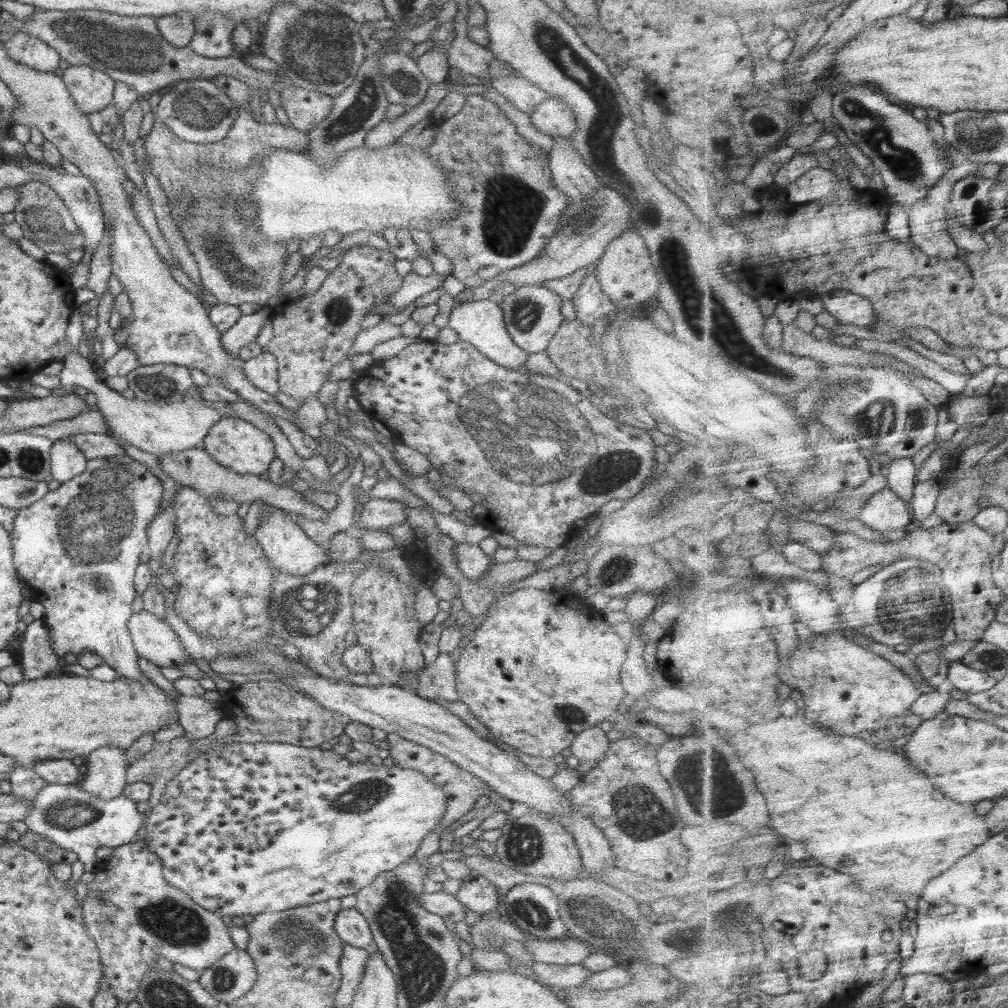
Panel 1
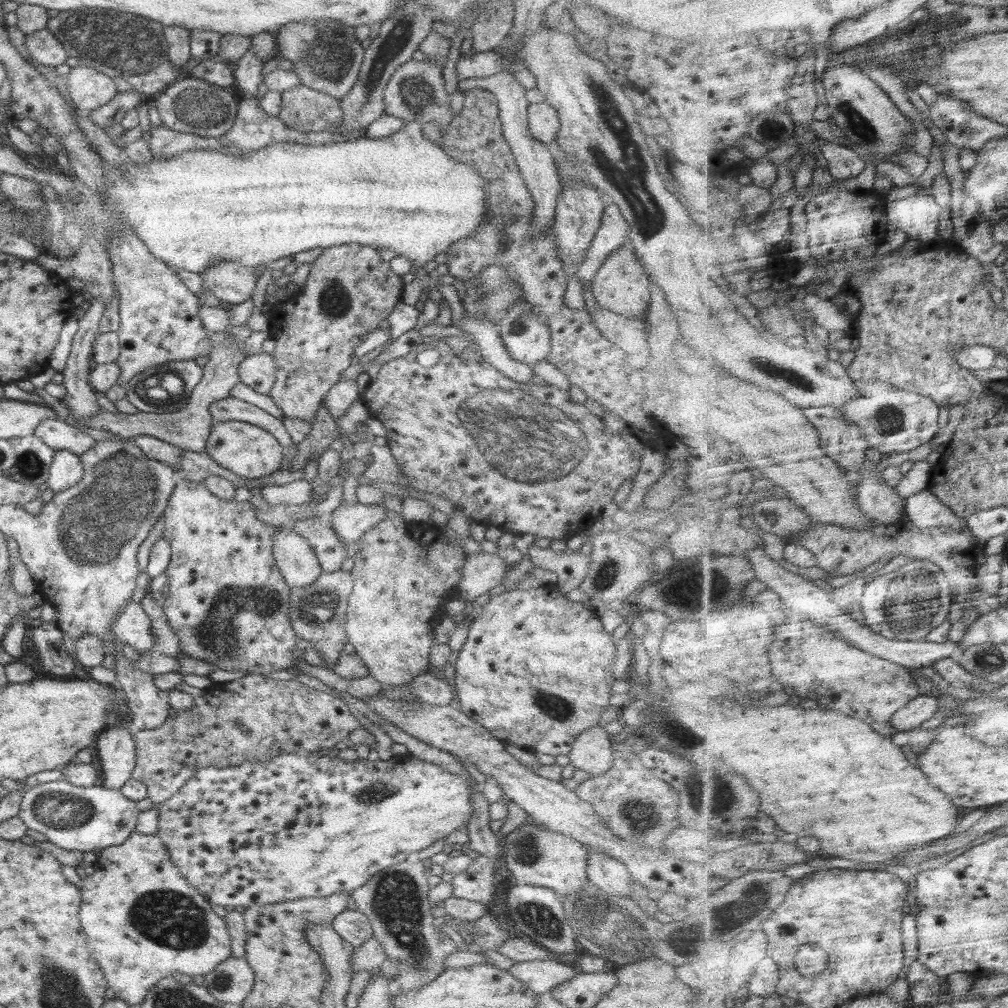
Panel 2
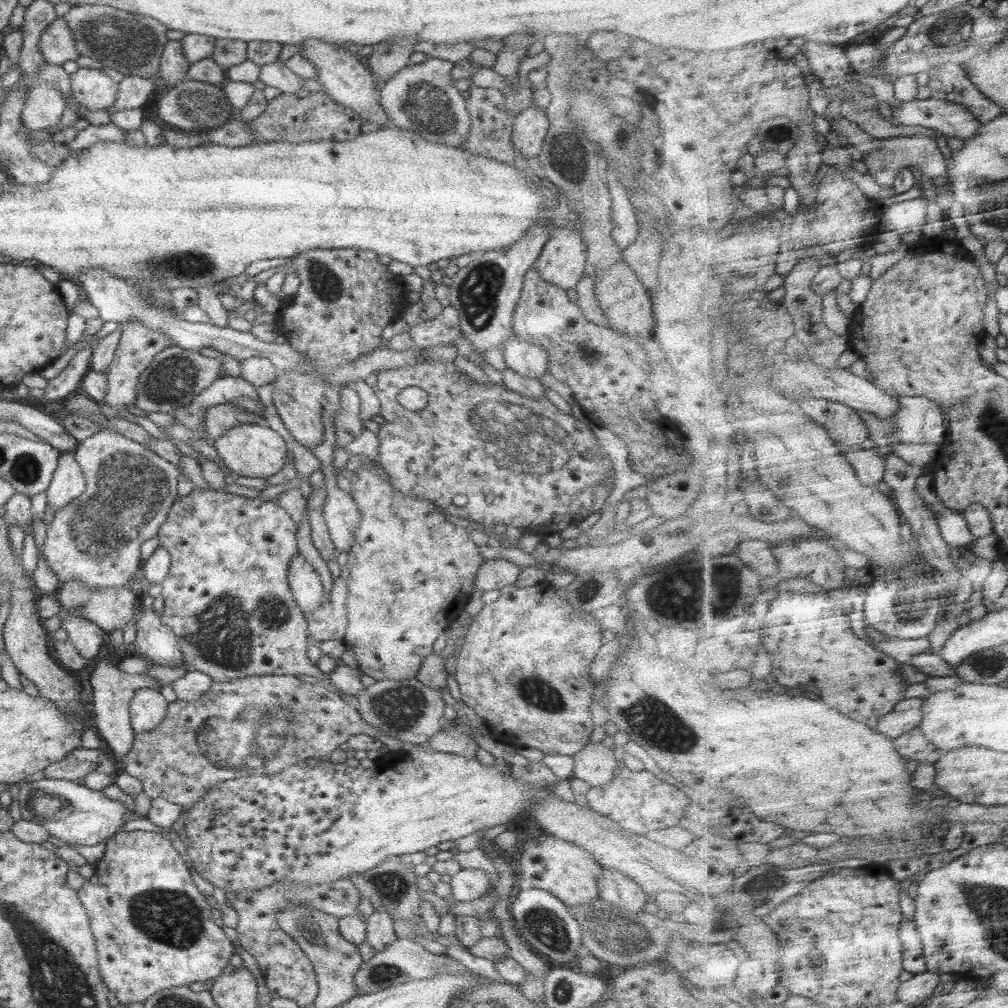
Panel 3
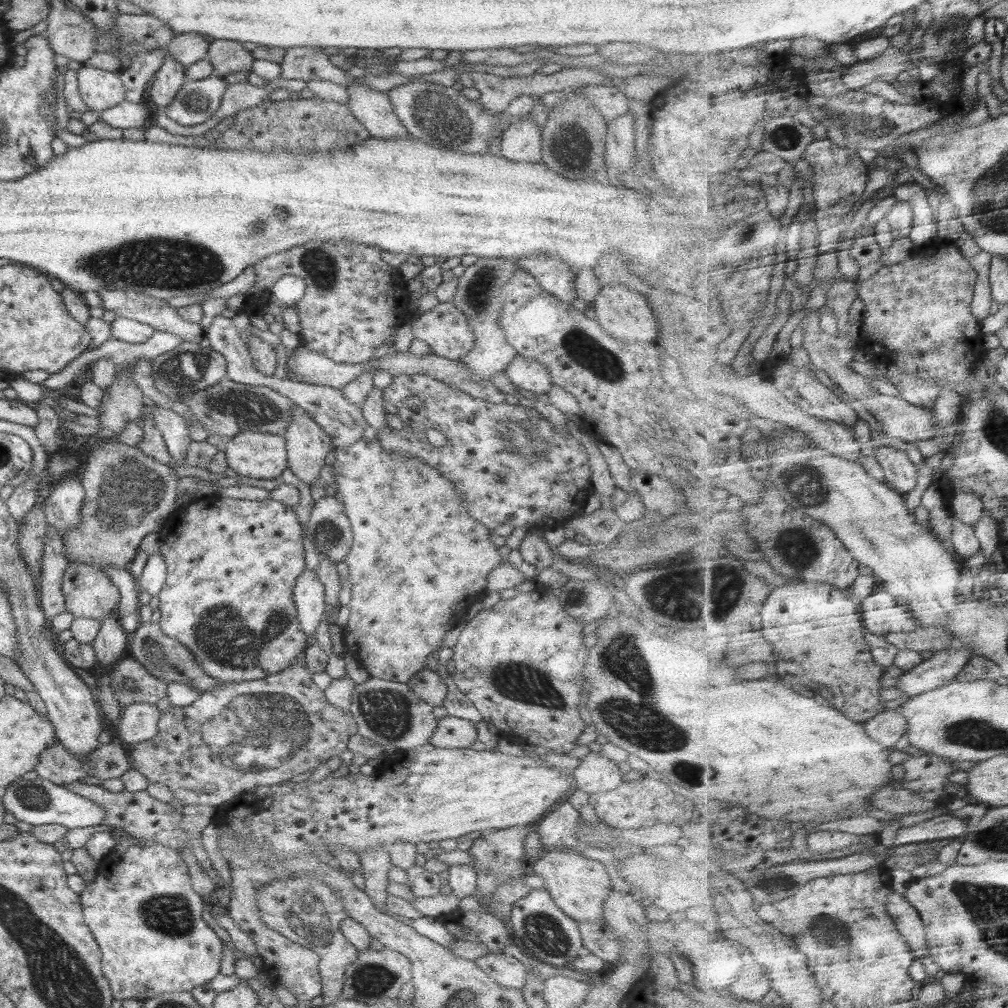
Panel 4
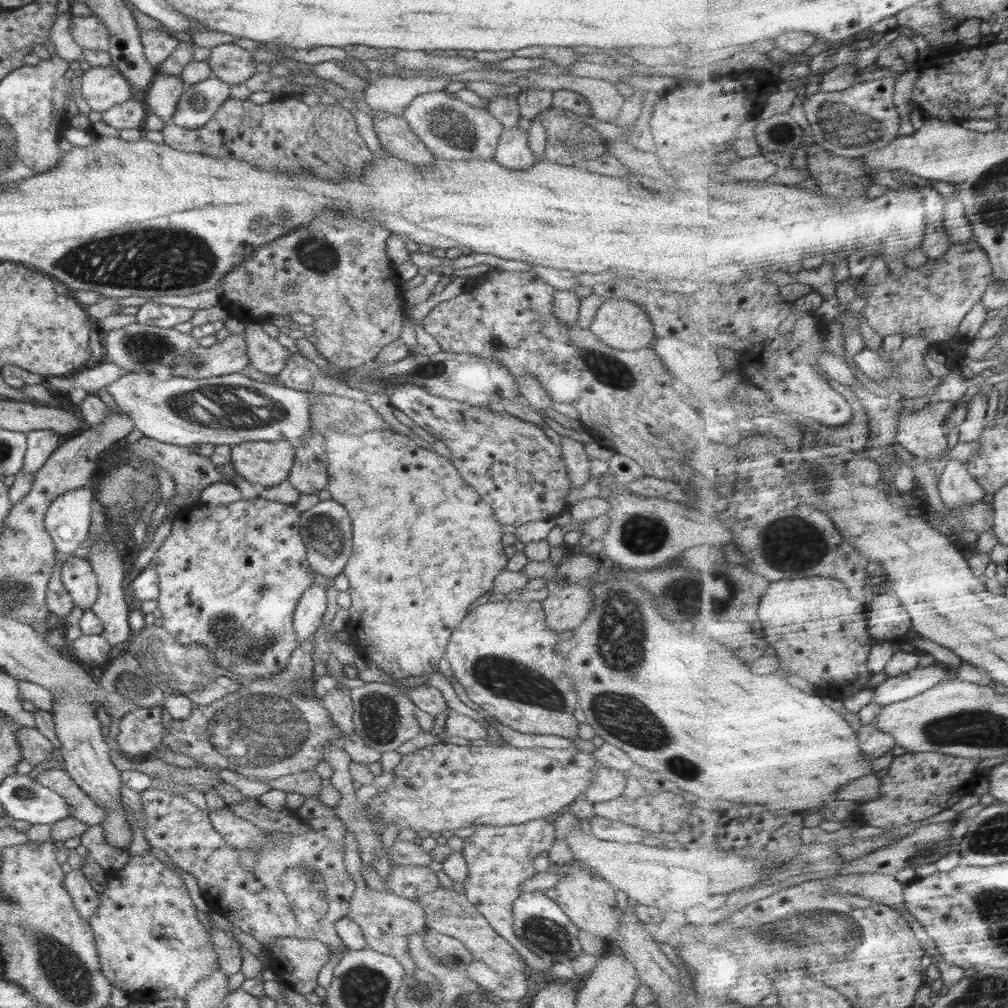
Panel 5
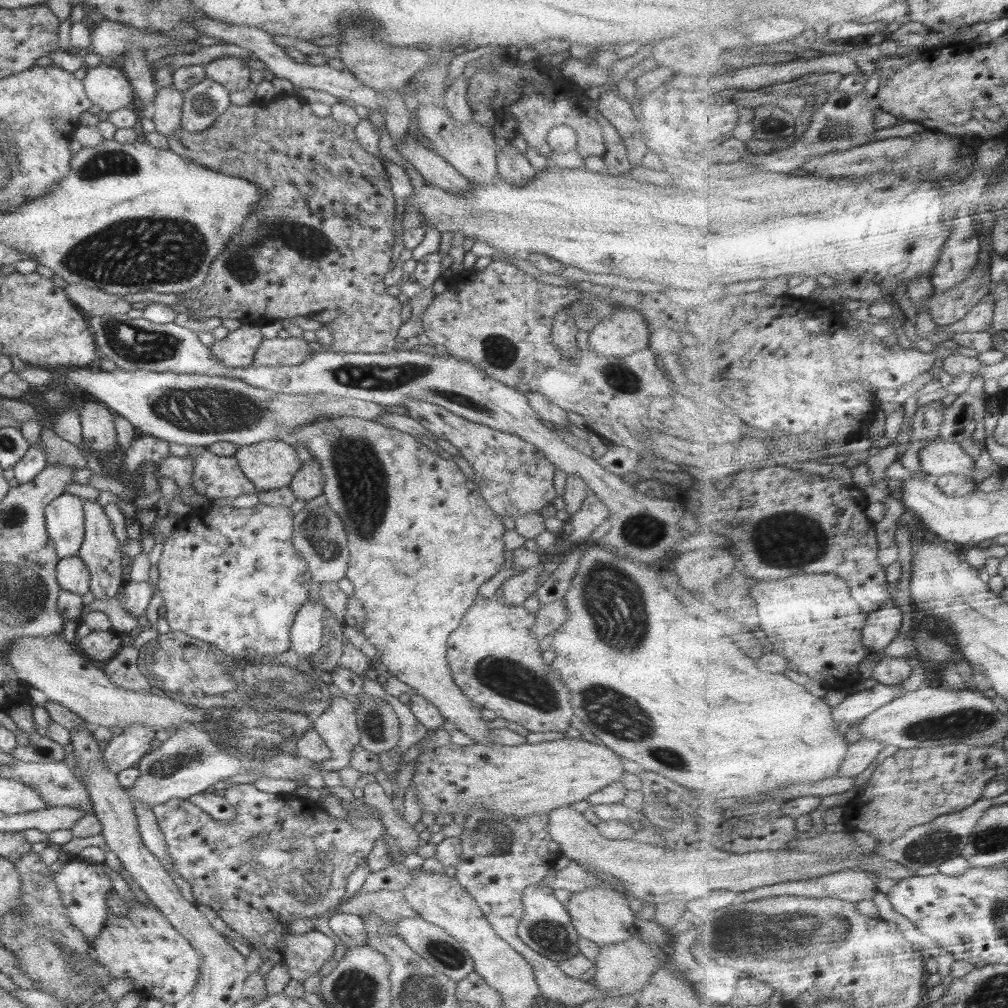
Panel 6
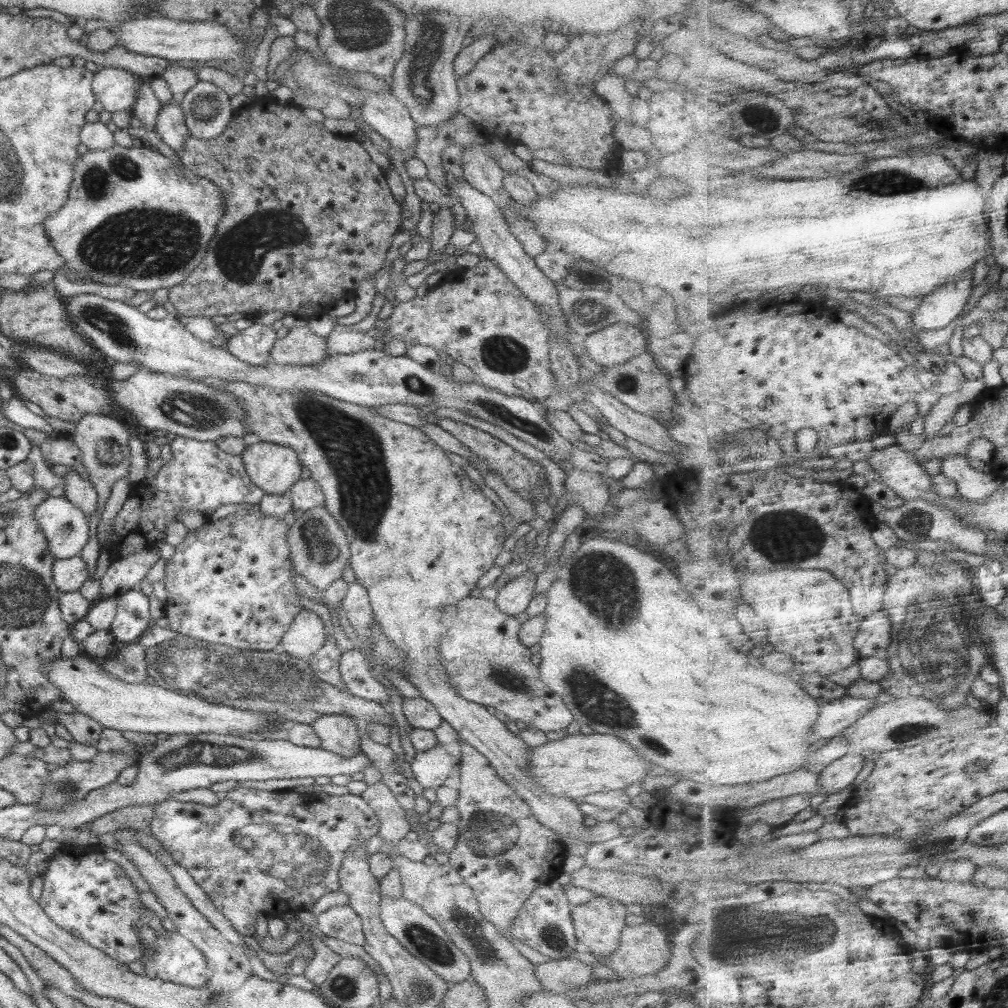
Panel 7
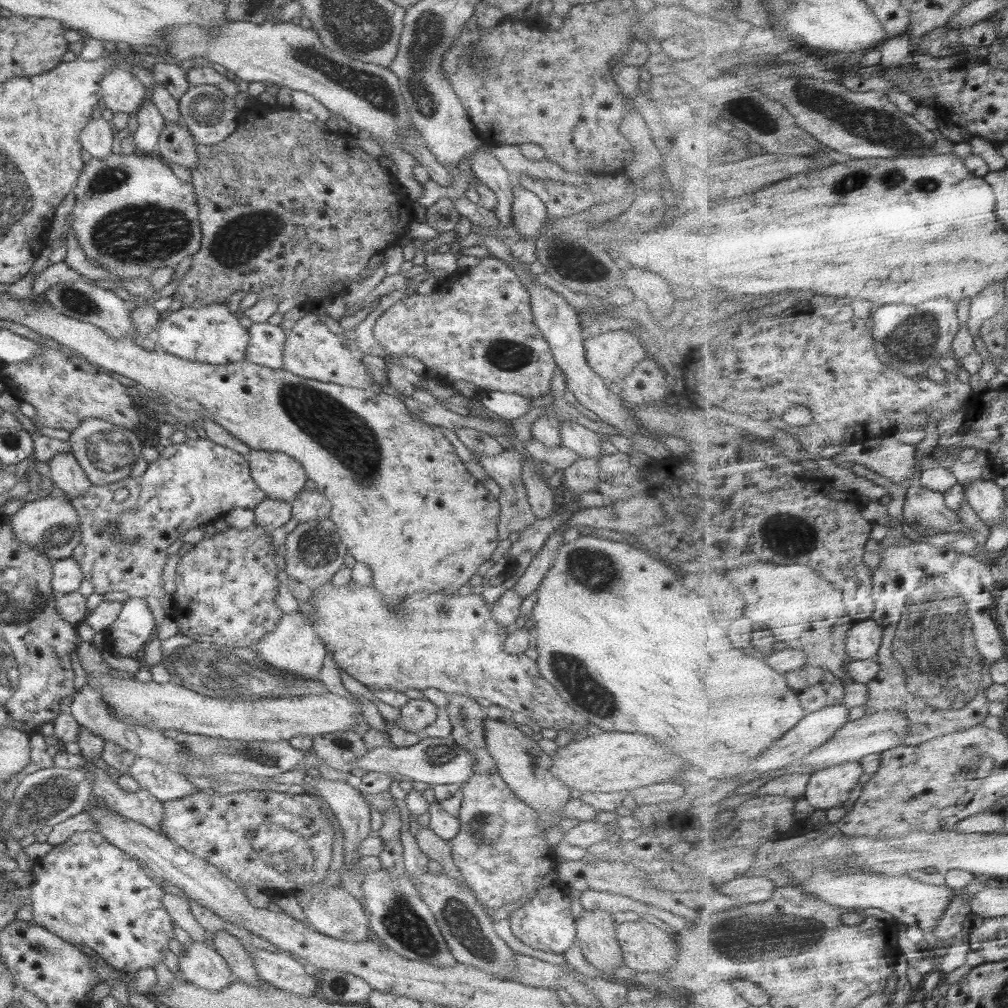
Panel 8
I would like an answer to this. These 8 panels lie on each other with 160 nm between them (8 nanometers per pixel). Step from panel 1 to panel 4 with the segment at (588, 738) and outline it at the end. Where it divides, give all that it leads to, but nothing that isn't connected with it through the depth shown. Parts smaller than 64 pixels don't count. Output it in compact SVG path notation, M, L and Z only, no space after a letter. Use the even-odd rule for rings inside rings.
M602 751L592 752L580 759L580 764L571 772L576 788L590 794L600 794L616 790L624 781L624 776L614 761Z

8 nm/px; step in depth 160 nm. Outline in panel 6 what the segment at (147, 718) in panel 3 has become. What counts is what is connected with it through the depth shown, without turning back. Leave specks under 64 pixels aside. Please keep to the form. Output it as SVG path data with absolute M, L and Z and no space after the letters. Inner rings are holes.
M132 724L120 736L114 736L103 750L105 767L115 775L121 770L138 766L139 760L150 750L155 732L144 724Z

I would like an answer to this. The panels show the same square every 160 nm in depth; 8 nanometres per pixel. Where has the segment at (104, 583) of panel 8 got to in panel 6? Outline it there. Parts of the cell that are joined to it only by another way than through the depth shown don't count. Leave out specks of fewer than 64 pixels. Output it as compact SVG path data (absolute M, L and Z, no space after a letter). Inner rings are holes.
M190 446L186 458L193 459L192 484L196 492L209 499L233 500L241 494L256 494L259 489L242 472L235 457L218 457L204 446Z

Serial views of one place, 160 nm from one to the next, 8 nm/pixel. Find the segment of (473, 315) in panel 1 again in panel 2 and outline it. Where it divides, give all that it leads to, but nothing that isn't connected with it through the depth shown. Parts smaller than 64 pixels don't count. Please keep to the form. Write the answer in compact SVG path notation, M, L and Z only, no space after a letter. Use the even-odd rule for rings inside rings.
M468 314L462 316L462 331L469 332L474 343L478 344L478 352L484 357L486 362L489 362L496 370L505 374L512 380L529 383L532 380L537 380L532 367L525 362L514 360L511 354L507 351L500 333L497 331L497 326L492 324L490 320L472 320L468 318Z

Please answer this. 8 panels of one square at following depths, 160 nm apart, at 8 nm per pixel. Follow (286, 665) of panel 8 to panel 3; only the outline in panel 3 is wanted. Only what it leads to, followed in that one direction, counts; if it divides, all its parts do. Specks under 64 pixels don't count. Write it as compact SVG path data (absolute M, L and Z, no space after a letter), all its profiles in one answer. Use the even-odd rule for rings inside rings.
M299 552L289 562L287 579L304 614L314 612L321 605L324 589L320 575Z

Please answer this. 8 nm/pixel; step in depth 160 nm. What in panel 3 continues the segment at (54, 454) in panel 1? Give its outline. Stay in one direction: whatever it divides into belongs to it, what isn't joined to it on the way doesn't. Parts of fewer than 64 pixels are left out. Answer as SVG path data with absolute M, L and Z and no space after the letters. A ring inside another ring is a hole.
M74 452L62 454L46 490L47 501L55 512L78 498L86 490L85 476Z

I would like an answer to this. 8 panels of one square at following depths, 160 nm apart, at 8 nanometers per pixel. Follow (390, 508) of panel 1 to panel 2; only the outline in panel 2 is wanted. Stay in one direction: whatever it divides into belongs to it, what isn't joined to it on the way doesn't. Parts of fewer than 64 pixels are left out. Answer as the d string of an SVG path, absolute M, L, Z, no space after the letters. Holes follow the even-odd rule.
M348 503L338 505L328 516L328 524L339 539L348 546L359 541L374 528L387 513L382 503Z

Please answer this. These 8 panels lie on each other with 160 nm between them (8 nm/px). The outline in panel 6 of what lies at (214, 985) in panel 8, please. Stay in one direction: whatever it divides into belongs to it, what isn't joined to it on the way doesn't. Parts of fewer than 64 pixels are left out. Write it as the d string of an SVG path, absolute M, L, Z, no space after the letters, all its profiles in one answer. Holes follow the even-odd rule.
M134 896L133 901L127 901L127 915L108 915L100 936L94 940L91 952L116 979L131 979L135 984L134 990L142 998L157 998L163 1003L172 1003L188 996L198 982L200 976L201 958L192 946L168 922L168 919L150 902L150 906L142 904Z

